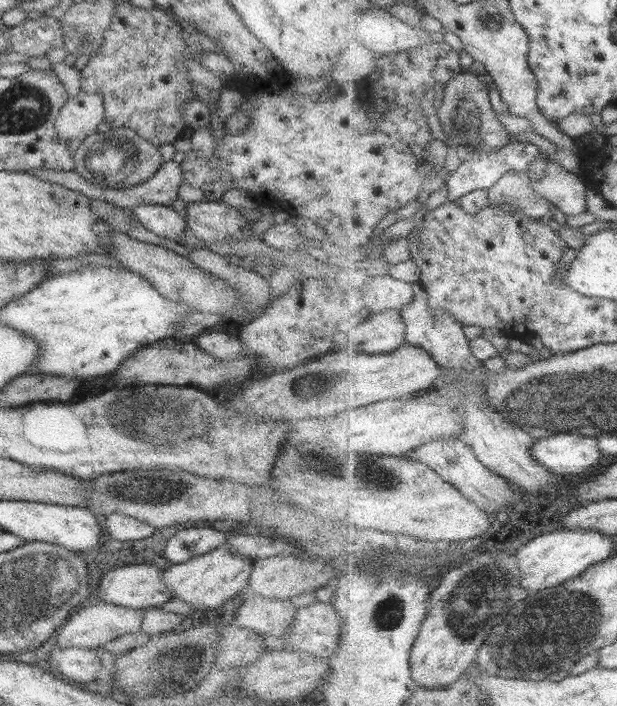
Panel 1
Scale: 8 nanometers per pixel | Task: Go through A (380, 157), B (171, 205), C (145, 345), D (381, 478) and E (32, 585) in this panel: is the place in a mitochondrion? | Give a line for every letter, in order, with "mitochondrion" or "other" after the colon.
A: other
B: other
C: other
D: mitochondrion
E: mitochondrion

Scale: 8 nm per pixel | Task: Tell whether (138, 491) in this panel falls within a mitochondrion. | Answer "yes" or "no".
yes

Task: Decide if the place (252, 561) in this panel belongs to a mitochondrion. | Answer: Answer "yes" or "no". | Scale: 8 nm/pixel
no

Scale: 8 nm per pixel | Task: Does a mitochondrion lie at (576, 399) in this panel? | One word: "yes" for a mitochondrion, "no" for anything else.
yes

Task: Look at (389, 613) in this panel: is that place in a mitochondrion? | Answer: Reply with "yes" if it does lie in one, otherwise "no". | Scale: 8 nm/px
yes

